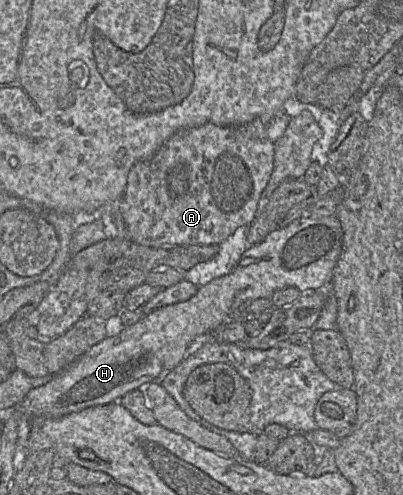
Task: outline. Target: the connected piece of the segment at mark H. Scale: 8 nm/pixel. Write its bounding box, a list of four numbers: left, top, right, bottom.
[17,215,343,418]

